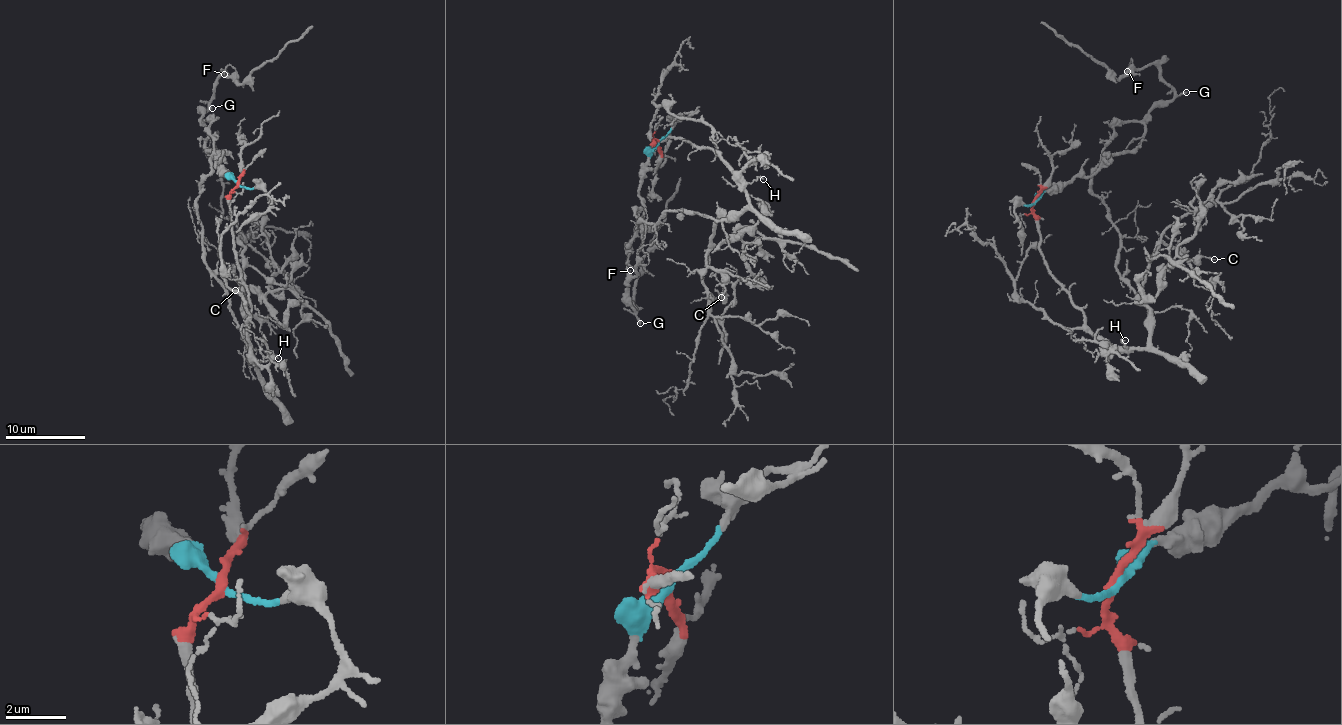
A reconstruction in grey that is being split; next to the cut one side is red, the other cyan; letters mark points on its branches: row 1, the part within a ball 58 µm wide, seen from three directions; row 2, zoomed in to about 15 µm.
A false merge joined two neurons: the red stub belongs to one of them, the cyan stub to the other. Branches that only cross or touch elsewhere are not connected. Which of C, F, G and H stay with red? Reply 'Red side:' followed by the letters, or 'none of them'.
Red side: C, H

